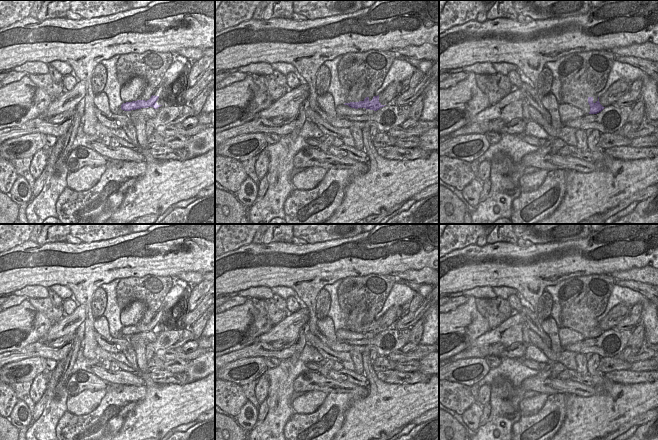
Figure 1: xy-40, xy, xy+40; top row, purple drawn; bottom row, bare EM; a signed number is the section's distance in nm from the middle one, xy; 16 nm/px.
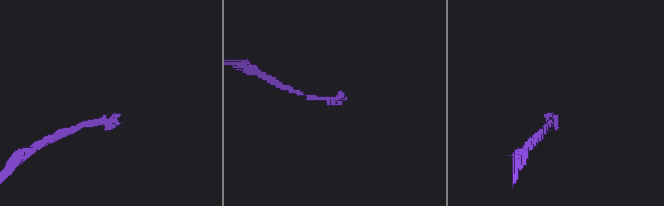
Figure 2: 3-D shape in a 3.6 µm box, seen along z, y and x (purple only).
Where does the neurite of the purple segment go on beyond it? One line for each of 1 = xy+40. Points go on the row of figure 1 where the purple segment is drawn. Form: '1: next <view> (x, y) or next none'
1: next none

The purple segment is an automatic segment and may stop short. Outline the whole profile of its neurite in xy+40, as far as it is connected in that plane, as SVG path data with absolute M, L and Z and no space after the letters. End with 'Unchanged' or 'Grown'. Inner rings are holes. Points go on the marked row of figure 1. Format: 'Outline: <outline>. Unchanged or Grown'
Outline: M588 97L588 103L590 105L589 114L597 114L605 108L600 104L599 97L598 97L598 100L595 103L593 102L593 97Z. Unchanged

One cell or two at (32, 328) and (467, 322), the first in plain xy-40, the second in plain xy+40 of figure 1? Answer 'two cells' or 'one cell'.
one cell

